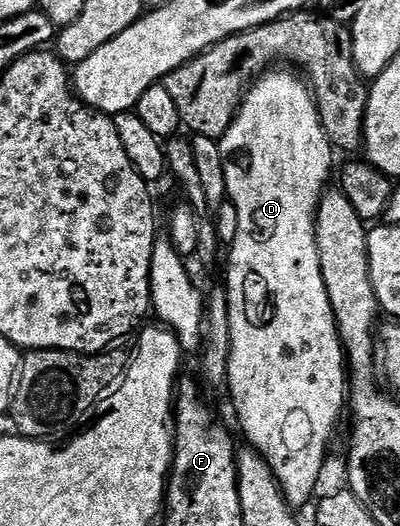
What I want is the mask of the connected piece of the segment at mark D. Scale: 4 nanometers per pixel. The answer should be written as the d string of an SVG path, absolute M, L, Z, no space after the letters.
M272 68L263 75L262 78L255 79L250 90L243 95L243 103L239 105L239 113L236 114L235 119L231 122L231 127L226 130L223 137L218 139L219 151L223 157L223 163L225 164L225 180L227 181L227 196L229 201L237 208L237 236L230 239L229 246L231 246L231 255L227 258L227 283L225 283L225 289L227 292L227 303L229 304L229 328L231 329L231 355L229 356L229 376L227 377L227 385L229 387L229 399L235 405L235 414L239 417L239 426L243 429L243 434L248 438L250 449L256 450L263 459L269 464L269 468L275 474L275 479L279 481L279 486L283 489L283 495L287 498L288 504L293 508L300 508L315 494L315 489L319 486L319 473L323 470L323 465L327 462L327 445L331 442L331 437L335 434L335 425L339 422L339 417L345 414L345 407L349 402L349 370L345 365L345 347L342 340L339 338L339 329L335 323L335 313L331 307L331 301L329 300L329 292L325 288L325 280L323 279L323 272L321 270L321 256L319 255L319 249L317 248L317 232L315 231L315 213L319 211L319 202L322 200L325 191L328 189L329 183L332 181L333 170L331 174L331 153L333 153L333 147L331 141L327 139L327 133L325 128L321 124L319 119L319 108L315 104L315 96L311 93L310 86L306 81L294 69L291 68Z

